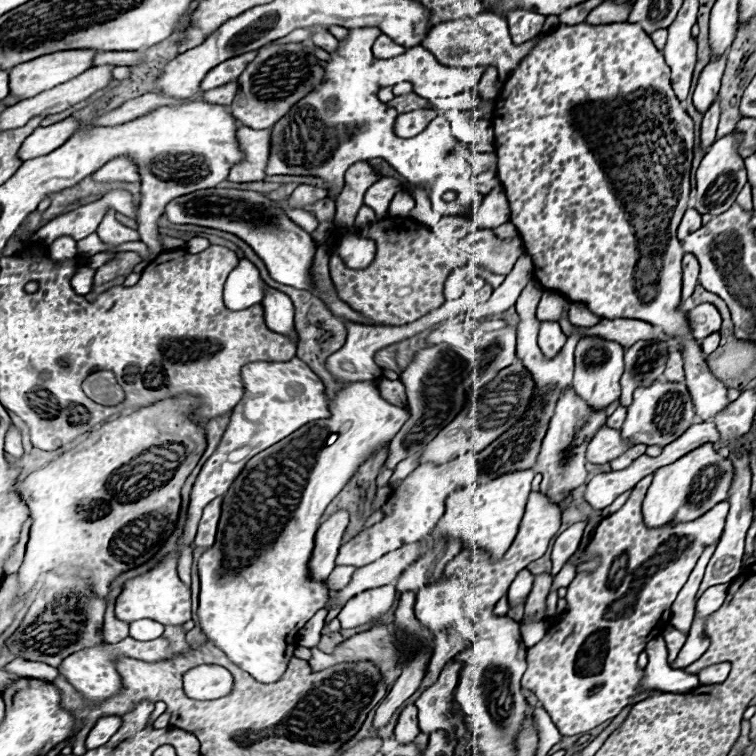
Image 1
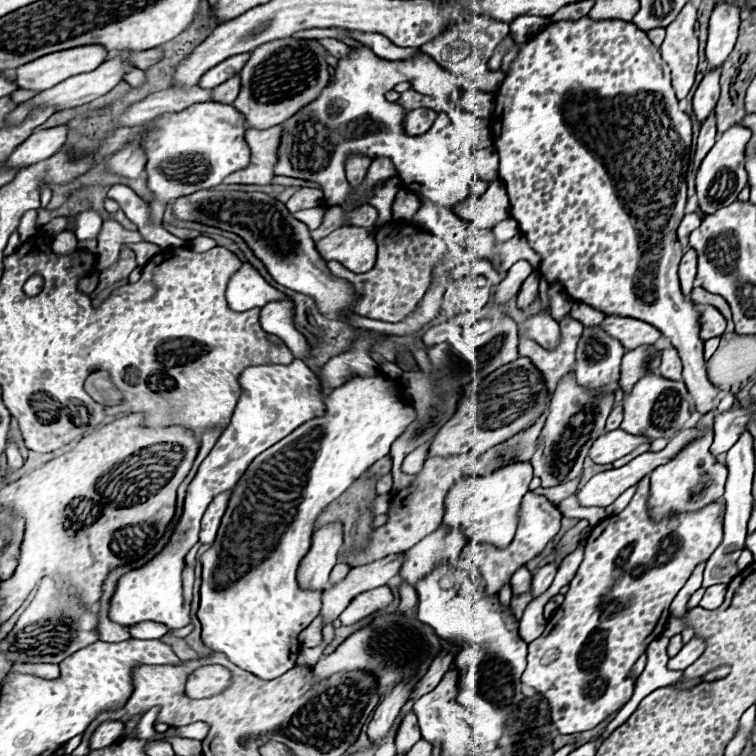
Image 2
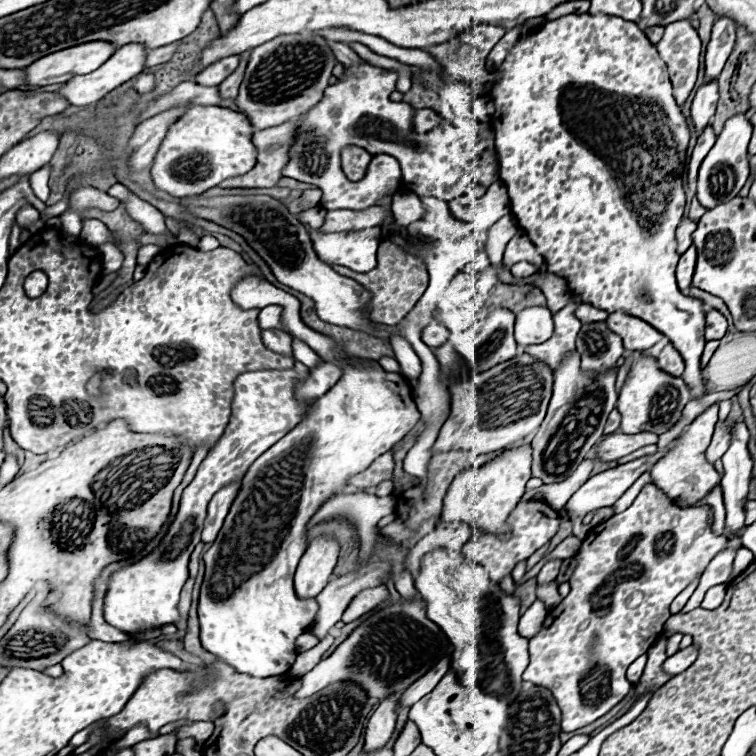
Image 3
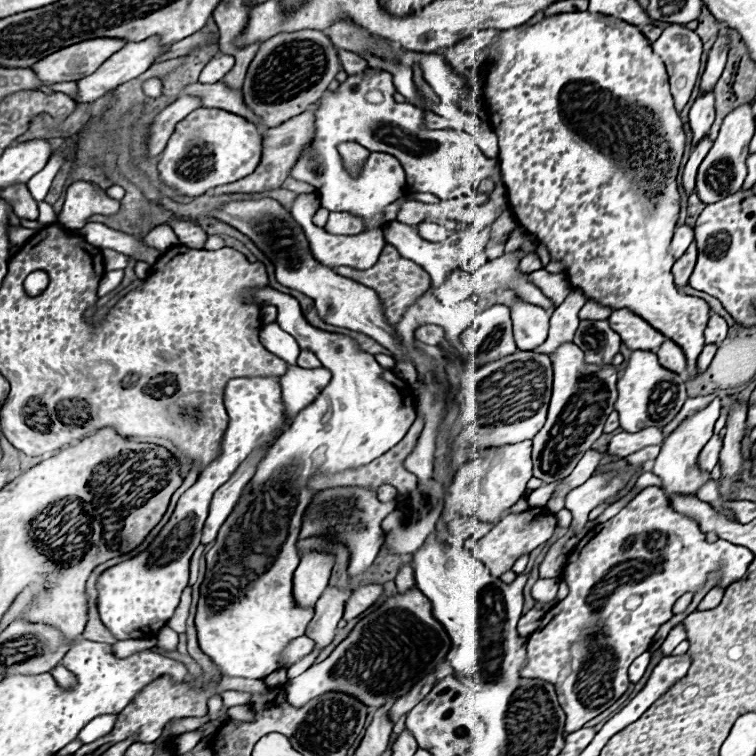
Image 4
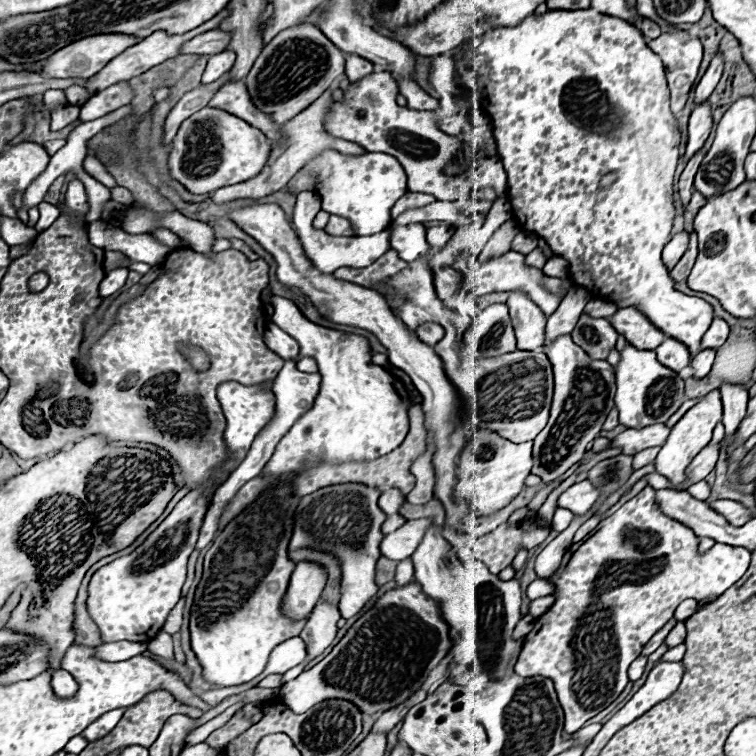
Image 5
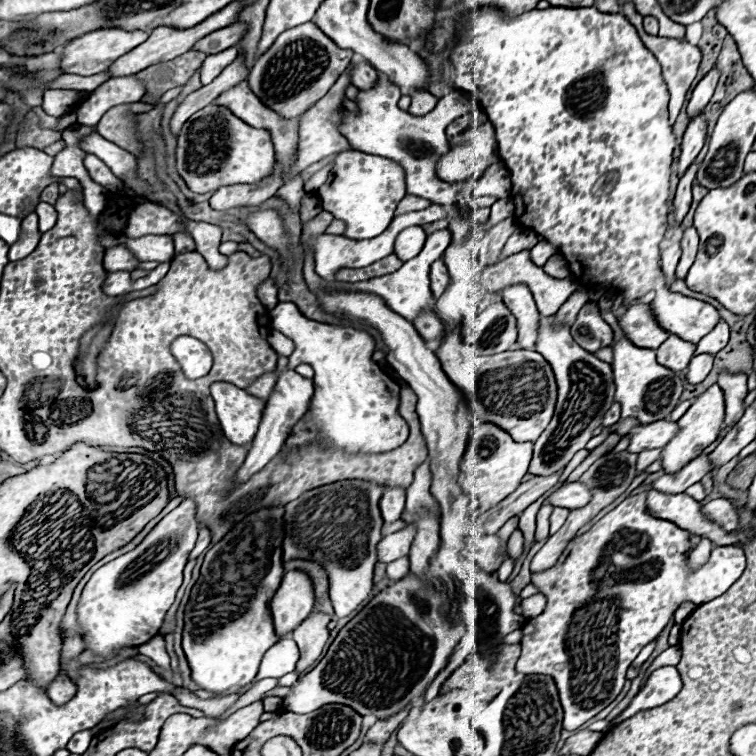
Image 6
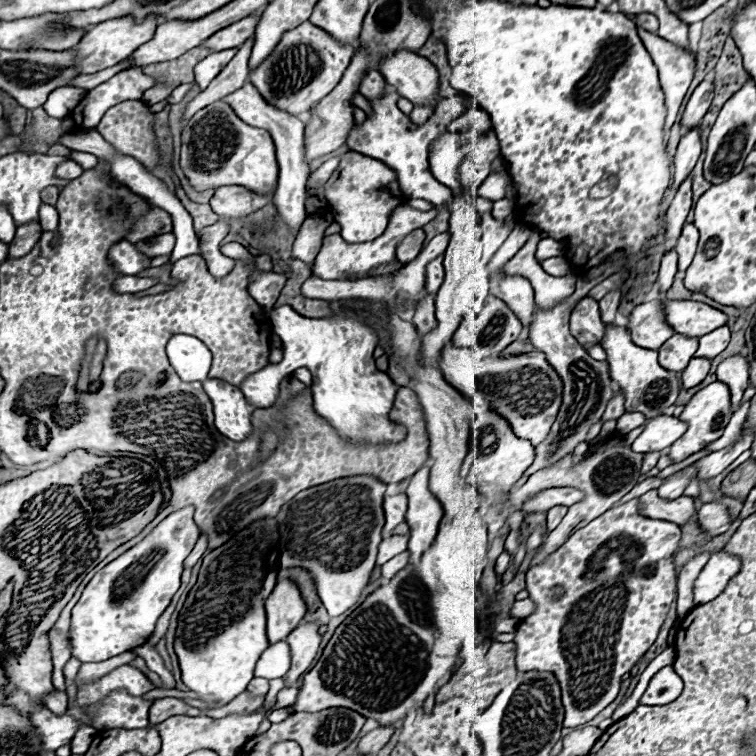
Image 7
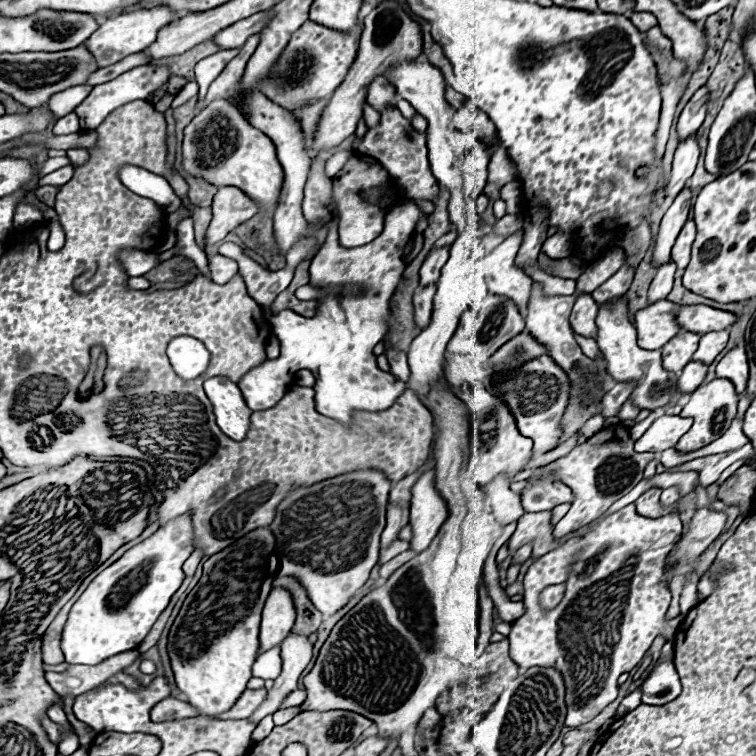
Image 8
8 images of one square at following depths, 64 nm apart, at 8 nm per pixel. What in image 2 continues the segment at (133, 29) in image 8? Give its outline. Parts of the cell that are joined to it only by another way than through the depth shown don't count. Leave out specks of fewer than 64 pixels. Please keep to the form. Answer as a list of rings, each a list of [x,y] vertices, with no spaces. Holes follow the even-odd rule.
[[[92,44],[92,48],[70,48],[68,52],[54,52],[52,56],[42,56],[40,60],[32,60],[32,64],[16,68],[16,86],[22,90],[48,90],[70,76],[96,70],[106,60],[106,54],[108,54],[106,48]]]

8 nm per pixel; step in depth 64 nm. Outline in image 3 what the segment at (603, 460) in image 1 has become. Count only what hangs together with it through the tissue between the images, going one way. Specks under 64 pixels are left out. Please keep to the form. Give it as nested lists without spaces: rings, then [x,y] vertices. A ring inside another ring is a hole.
[[[616,430],[600,442],[598,460],[612,462],[612,460],[618,460],[620,456],[626,456],[628,452],[634,452],[636,448],[642,448],[644,444],[656,444],[656,442],[658,442],[658,434],[654,434],[654,432],[622,434],[620,430]]]

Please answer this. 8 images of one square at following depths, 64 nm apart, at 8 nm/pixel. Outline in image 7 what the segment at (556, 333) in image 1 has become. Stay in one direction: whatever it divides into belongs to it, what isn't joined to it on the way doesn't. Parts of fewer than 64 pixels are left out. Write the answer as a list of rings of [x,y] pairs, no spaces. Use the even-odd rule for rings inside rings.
[[[522,226],[522,234],[516,232],[516,240],[506,240],[488,262],[490,294],[502,298],[516,312],[516,316],[520,316],[520,320],[524,324],[524,334],[528,334],[528,324],[532,320],[534,290],[526,278],[508,276],[506,272],[502,272],[502,268],[518,252],[518,248],[526,244],[528,238],[530,238],[530,226]]]

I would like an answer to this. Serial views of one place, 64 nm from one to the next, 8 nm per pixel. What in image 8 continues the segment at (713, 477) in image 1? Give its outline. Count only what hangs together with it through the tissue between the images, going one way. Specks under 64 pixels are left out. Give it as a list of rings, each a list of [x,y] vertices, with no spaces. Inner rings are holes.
[[[714,378],[706,384],[700,384],[692,396],[690,402],[684,406],[684,410],[680,412],[680,416],[692,416],[694,424],[692,428],[680,438],[680,444],[676,444],[678,452],[692,452],[698,450],[710,442],[714,442],[716,438],[720,438],[732,424],[736,410],[738,410],[738,402],[740,402],[740,394],[736,392],[732,380],[724,380],[724,378]]]

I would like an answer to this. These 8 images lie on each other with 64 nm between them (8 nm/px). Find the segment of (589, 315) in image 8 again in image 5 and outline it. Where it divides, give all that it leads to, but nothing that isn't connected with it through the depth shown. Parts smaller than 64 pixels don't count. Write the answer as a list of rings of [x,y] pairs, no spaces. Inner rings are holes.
[[[582,314],[576,328],[572,330],[572,340],[596,360],[604,360],[608,356],[608,352],[616,346],[616,338],[618,332],[606,318],[592,318],[588,314]]]

